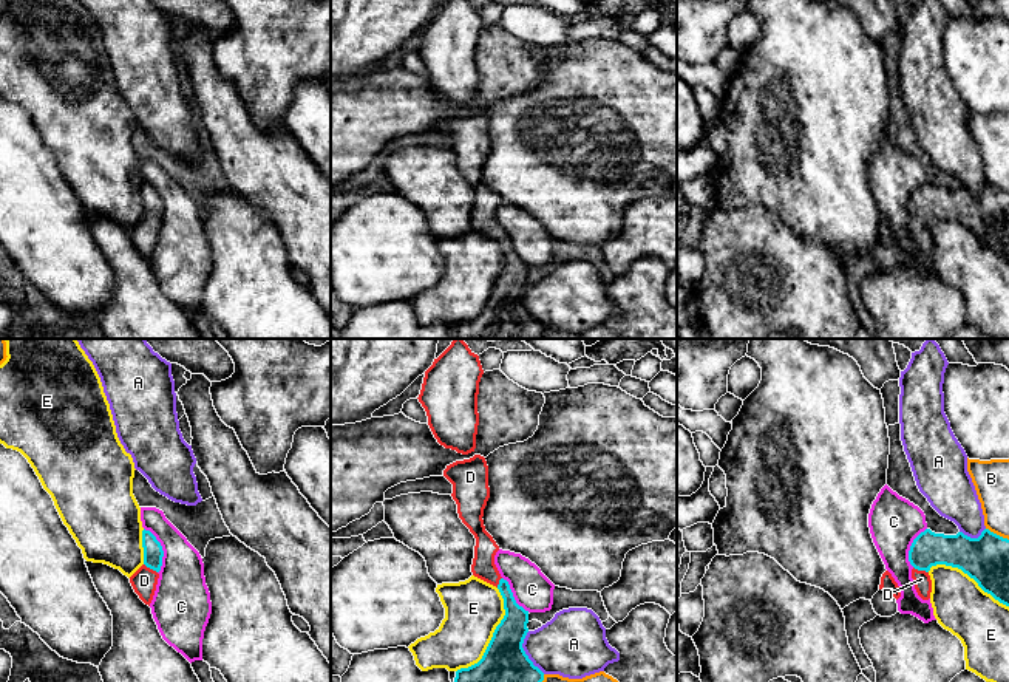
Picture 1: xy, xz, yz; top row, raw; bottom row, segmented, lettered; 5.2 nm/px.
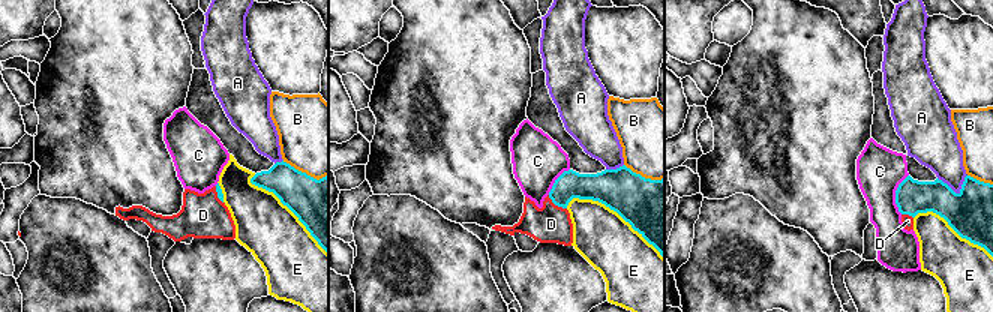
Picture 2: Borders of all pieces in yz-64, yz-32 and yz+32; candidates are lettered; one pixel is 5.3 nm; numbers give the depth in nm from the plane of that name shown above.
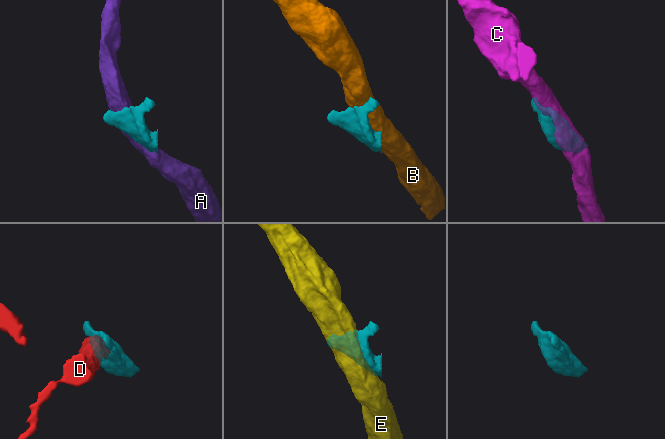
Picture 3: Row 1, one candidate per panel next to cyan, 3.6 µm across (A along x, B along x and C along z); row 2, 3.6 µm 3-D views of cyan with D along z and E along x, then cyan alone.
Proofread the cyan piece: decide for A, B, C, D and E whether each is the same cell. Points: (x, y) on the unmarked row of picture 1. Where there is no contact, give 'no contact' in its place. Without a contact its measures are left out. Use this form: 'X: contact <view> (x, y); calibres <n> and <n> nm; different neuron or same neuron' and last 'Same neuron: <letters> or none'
A: contact xz (524, 306); calibres 360 and 320 nm; different neuron
B: contact yz (995, 187); calibres 240 and 180 nm; different neuron
C: contact xy (161, 203); calibres 100 and 280 nm; different neuron
D: contact yz (921, 223); calibres 180 and 90 nm; same neuron
E: contact xz (493, 289); calibres 360 and 300 nm; different neuron
Same neuron: D

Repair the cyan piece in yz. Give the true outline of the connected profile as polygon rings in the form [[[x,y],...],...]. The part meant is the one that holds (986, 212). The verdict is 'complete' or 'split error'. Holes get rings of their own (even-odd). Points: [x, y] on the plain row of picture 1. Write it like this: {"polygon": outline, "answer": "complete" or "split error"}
{"polygon": [[[926,182],[913,193],[909,215],[913,220],[915,243],[922,254],[929,254],[932,246],[930,221],[946,218],[961,223],[984,246],[1009,260],[1009,193],[989,182],[978,192],[963,186],[944,189]]], "answer": "split error"}

